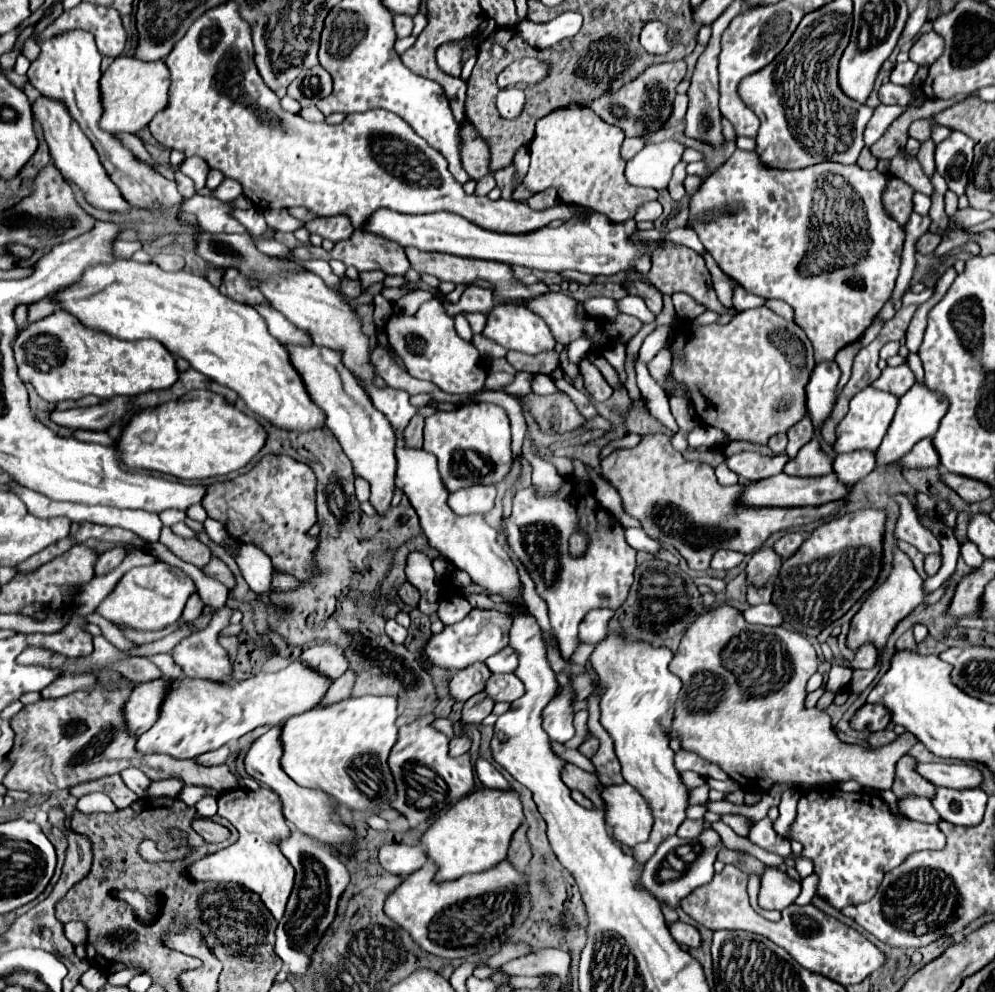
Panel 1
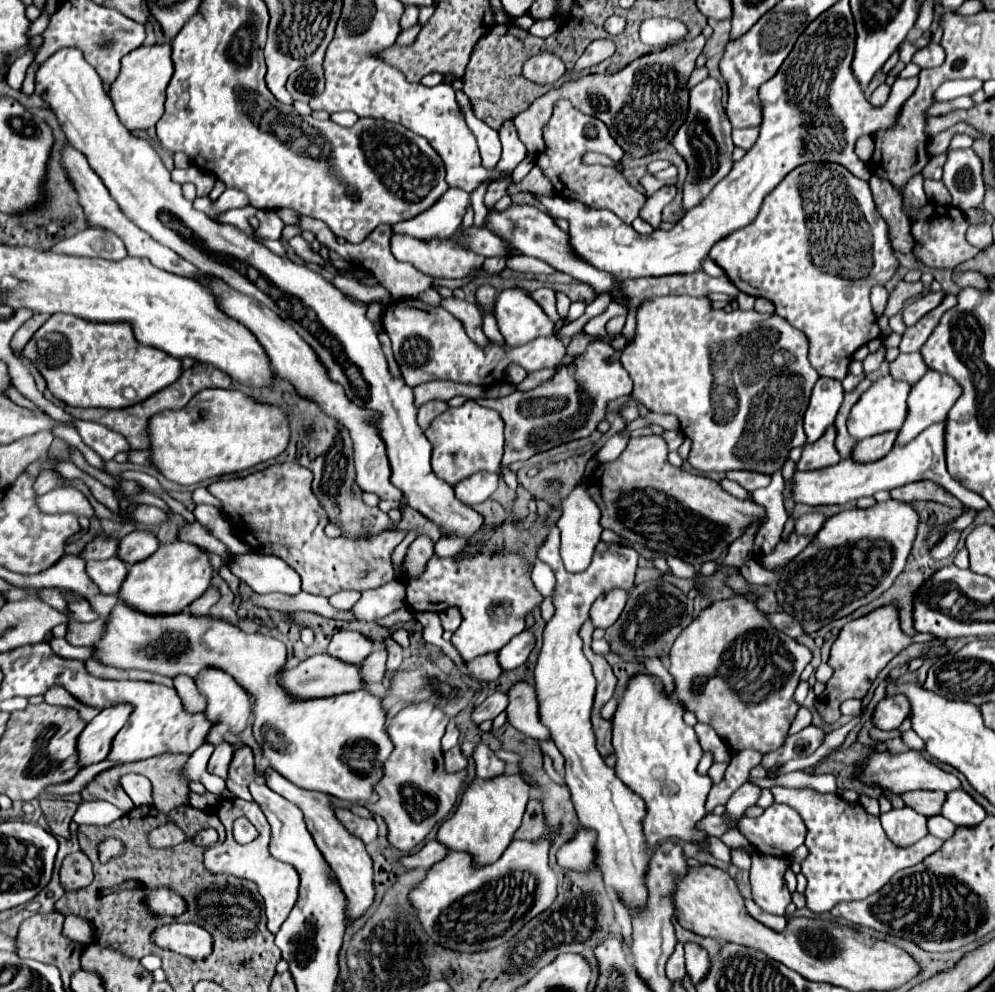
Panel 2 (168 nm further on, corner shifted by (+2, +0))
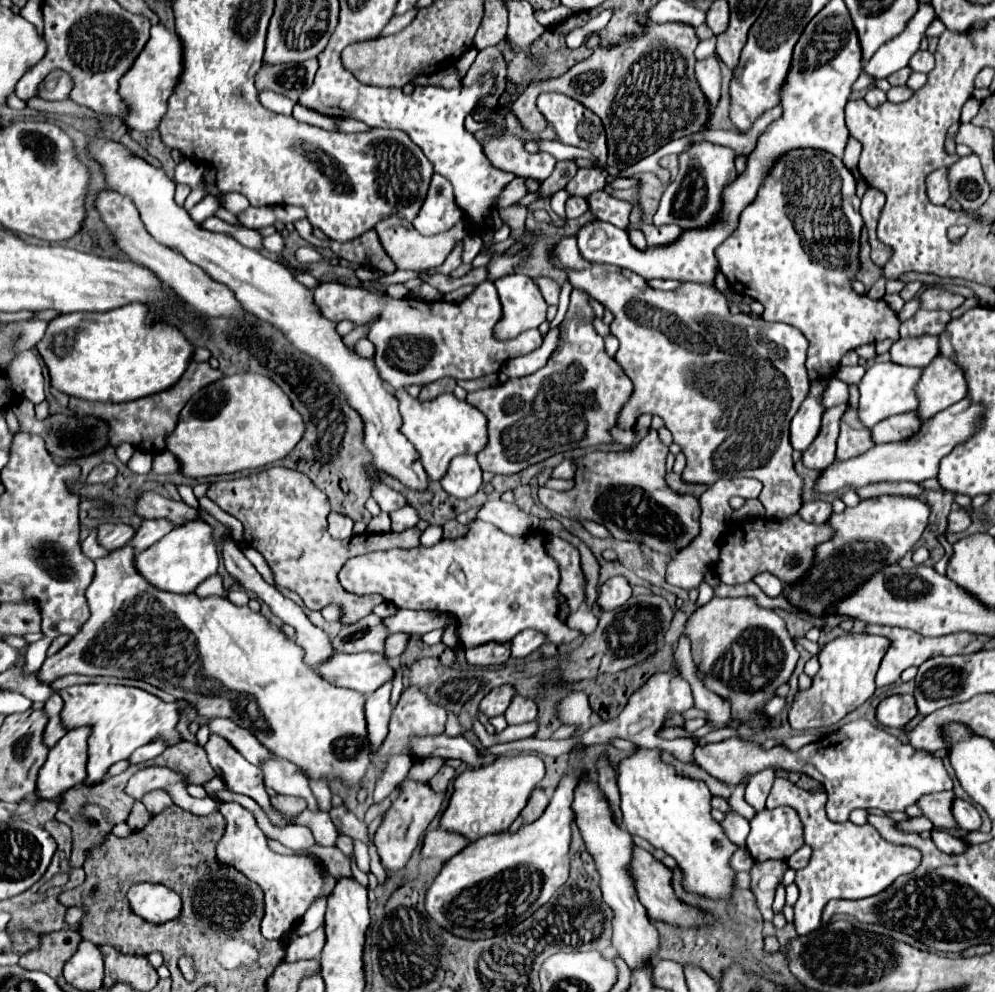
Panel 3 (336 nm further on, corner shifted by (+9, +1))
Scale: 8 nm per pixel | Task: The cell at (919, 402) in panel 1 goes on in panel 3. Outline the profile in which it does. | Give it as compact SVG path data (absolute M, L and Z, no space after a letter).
M938 355L928 367L924 367L922 377L916 385L916 399L920 401L920 405L916 407L916 415L926 421L938 411L964 399L966 393L968 387L962 369L950 359Z

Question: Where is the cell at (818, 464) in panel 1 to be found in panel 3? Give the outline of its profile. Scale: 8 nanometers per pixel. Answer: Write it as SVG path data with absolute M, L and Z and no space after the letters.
M838 405L824 411L822 417L822 429L818 437L812 441L812 445L802 453L802 463L808 469L822 471L828 465L834 463L834 451L836 451L836 439L840 431L840 417L844 413L846 405Z

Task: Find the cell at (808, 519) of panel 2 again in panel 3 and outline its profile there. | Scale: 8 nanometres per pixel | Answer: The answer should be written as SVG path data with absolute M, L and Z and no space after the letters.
M812 501L812 503L804 503L802 509L798 511L798 515L808 521L808 523L826 523L828 517L832 513L832 505L826 501Z

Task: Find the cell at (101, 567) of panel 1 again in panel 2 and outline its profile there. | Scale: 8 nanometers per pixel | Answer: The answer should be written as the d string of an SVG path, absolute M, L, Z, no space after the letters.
M135 530L131 534L127 534L125 538L121 538L119 542L119 558L127 564L135 564L141 562L145 558L149 558L157 548L159 548L159 540L153 532L149 530Z

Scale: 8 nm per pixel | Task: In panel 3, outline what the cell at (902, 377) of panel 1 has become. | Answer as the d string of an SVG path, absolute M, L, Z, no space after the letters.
M916 337L916 339L898 339L890 349L890 359L896 365L908 367L926 367L938 355L938 337Z

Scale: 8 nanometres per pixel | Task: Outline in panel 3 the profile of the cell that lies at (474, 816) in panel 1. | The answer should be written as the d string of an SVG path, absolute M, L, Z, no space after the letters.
M536 755L498 757L490 765L468 769L454 781L454 793L448 809L440 819L440 827L450 833L460 833L468 841L478 841L480 837L508 831L542 777L544 763Z

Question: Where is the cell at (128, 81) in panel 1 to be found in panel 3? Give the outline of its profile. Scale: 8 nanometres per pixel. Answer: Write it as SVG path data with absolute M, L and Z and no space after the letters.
M154 25L150 29L150 39L144 45L140 57L132 63L132 69L120 79L120 99L126 105L126 115L122 123L128 129L150 131L156 129L162 115L166 113L166 101L172 95L172 89L180 77L180 61L182 61L182 43L176 33L164 29L164 25Z

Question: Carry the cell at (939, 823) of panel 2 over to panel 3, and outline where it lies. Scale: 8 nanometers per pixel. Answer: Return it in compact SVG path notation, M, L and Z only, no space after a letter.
M942 829L932 831L932 841L944 853L962 853L964 851L964 843L958 837L952 837L948 831L942 831Z

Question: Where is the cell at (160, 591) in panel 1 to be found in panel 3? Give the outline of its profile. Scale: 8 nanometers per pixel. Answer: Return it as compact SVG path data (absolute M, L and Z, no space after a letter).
M202 519L188 521L180 527L174 527L158 543L154 543L146 551L138 553L134 557L134 565L136 565L136 571L148 583L152 583L152 587L156 587L160 591L168 591L168 593L176 593L176 595L194 593L196 587L210 575L214 575L218 569L218 553L216 553L216 545L212 541L212 527Z

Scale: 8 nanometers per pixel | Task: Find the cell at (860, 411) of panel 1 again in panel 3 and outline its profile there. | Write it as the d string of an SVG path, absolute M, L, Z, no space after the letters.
M892 361L886 363L874 363L872 367L868 367L866 375L860 381L860 401L858 401L858 419L862 421L864 427L872 429L878 421L892 417L892 415L900 415L900 413L908 413L914 411L918 401L914 397L914 385L920 379L922 369L914 369L914 367L902 367L896 365Z

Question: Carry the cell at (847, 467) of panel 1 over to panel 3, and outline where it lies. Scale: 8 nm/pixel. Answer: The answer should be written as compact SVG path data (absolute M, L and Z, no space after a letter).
M916 413L894 415L894 417L880 421L872 429L872 441L874 441L874 445L904 441L904 439L912 437L912 433L916 433L918 429L920 429L920 419L916 417Z

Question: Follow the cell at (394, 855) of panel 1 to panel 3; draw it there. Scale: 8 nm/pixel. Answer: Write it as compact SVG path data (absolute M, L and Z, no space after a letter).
M434 829L434 831L426 833L420 855L422 855L422 859L446 861L448 857L452 857L466 845L468 845L468 839L464 839L456 833L448 833L444 829Z

